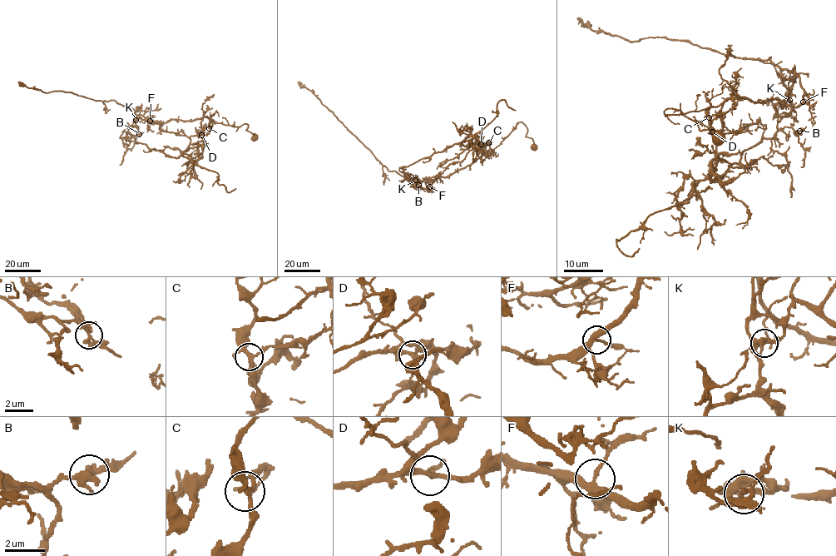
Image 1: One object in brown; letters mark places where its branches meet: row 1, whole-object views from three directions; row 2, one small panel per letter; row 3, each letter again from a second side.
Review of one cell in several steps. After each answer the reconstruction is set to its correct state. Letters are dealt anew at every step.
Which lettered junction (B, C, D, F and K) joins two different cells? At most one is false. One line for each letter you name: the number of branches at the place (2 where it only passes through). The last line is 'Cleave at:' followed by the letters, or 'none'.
K: 4 branches meet
Cleave at: K

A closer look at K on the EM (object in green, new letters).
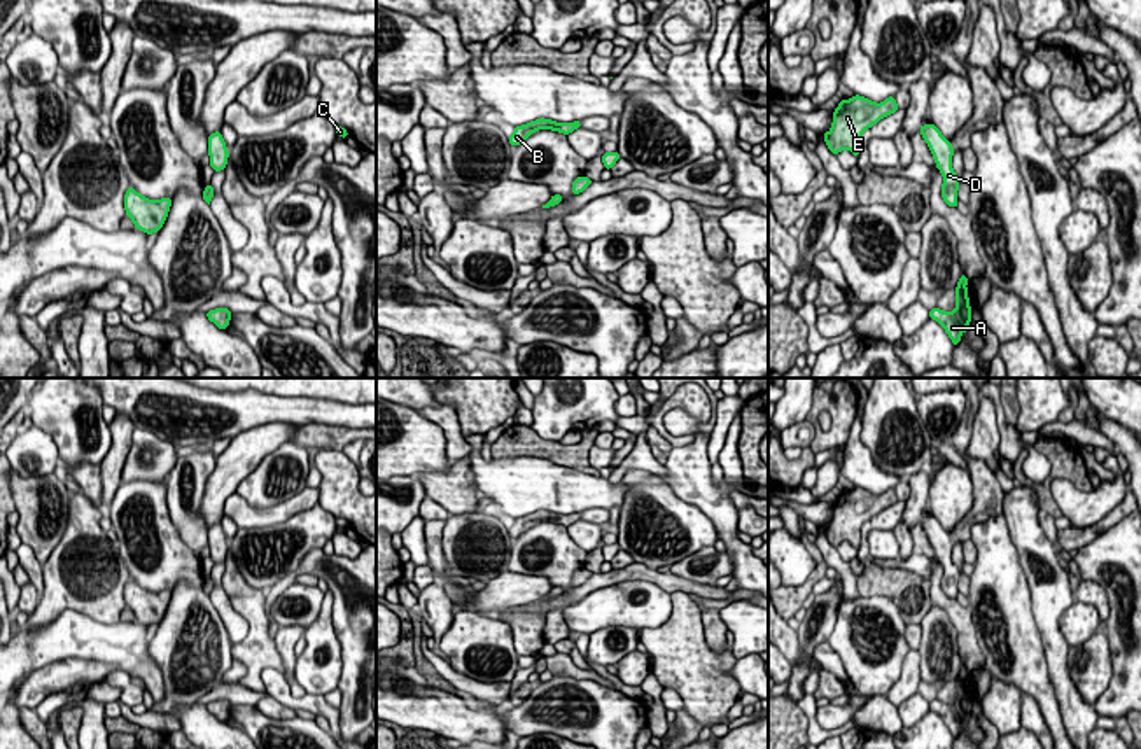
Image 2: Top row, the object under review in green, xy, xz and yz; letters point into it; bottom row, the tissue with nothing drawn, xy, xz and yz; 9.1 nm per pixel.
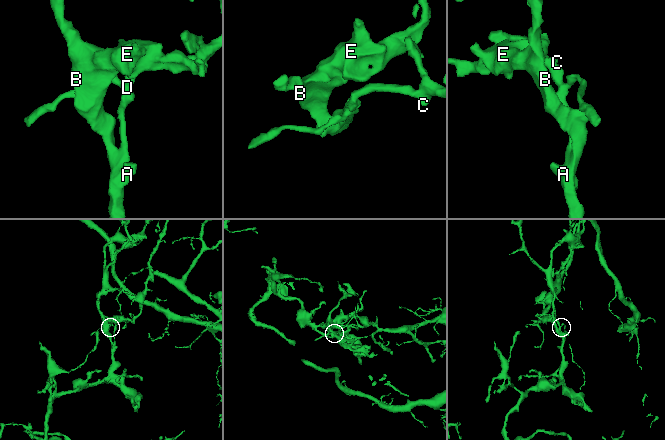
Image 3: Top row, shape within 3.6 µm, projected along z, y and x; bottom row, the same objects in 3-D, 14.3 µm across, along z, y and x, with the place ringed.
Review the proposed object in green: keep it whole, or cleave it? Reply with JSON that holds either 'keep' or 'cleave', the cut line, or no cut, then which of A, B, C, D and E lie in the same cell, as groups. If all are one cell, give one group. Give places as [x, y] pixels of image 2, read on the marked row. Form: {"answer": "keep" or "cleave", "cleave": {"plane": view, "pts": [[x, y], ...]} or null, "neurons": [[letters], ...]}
{"answer": "cleave", "cleave": {"plane": "yz", "pts": [[933, 153], [951, 165]]}, "neurons": [["A", "B", "D", "E"], ["C"]]}

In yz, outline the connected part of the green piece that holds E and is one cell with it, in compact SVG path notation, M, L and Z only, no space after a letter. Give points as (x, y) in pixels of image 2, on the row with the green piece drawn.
M854 94L850 100L840 100L833 112L831 130L822 138L835 156L849 149L859 158L863 131L896 110L898 103L894 96L886 98L882 103L875 103L859 94Z

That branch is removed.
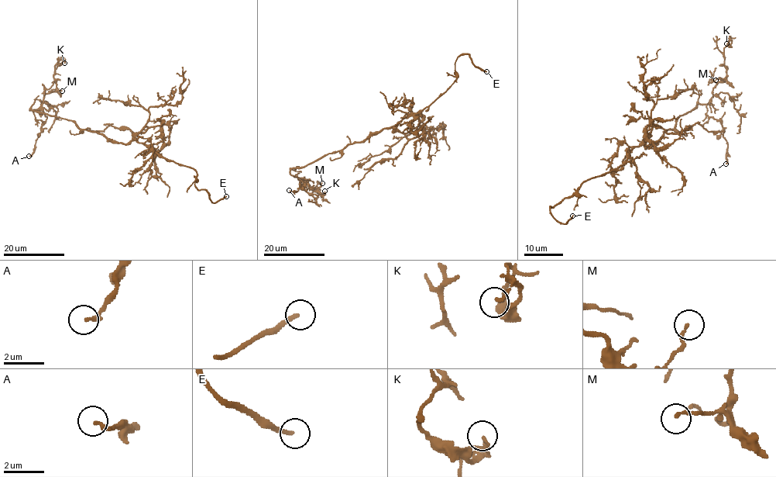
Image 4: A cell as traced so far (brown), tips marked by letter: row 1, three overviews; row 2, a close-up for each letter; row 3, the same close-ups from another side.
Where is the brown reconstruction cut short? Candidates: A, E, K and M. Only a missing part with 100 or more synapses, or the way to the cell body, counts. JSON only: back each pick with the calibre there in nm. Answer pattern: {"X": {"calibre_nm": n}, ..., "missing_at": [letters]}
{"E": {"calibre_nm": 190}, "missing_at": ["E"]}

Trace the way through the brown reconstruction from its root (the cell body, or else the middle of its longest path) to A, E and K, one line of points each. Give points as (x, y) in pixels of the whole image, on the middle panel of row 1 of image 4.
A: (374, 135), (303, 167), (292, 168), (290, 174), (303, 185), (296, 191), (289, 190)
E: (374, 135), (394, 128), (441, 96), (457, 78), (455, 61), (461, 54), (468, 53), (476, 67), (486, 71)
K: (374, 135), (290, 171), (290, 174), (303, 181), (320, 194), (323, 195), (324, 191)

